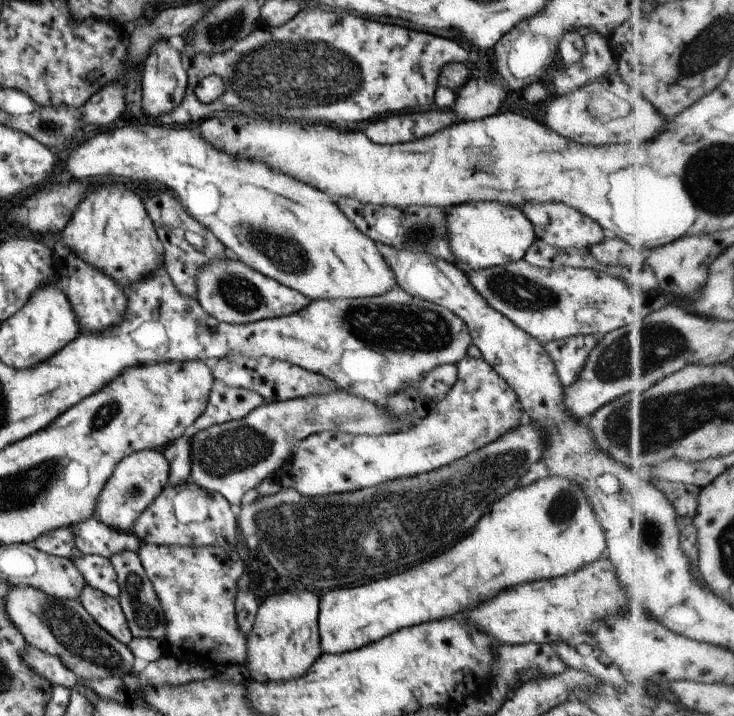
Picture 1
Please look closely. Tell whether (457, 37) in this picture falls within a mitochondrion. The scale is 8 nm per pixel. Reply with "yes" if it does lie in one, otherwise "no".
no

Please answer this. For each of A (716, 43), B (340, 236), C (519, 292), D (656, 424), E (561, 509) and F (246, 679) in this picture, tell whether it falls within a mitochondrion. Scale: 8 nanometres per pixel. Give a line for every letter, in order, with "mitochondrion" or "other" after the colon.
A: mitochondrion
B: other
C: mitochondrion
D: mitochondrion
E: mitochondrion
F: other

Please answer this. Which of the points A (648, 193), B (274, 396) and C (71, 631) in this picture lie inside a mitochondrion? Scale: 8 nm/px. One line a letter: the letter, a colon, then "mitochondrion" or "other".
A: other
B: other
C: mitochondrion

